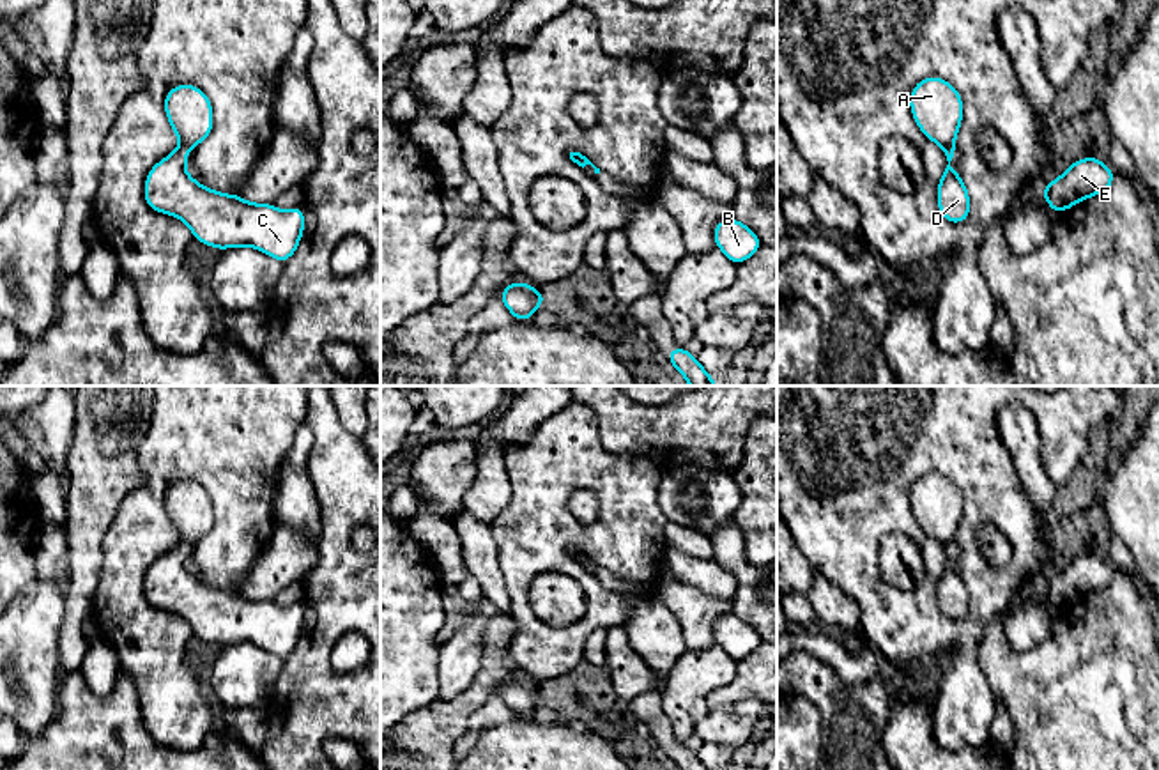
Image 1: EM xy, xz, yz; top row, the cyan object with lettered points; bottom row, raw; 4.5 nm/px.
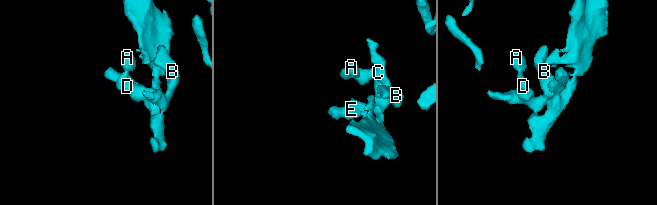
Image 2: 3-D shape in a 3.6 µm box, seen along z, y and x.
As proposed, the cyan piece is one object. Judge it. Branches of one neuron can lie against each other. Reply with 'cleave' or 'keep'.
cleave

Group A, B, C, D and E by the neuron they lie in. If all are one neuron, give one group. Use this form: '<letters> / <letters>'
A / B C D E

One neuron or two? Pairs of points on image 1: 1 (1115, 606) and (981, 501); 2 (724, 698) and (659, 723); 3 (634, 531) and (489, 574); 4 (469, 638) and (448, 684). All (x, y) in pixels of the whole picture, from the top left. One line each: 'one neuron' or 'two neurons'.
1: two neurons
2: two neurons
3: two neurons
4: one neuron

